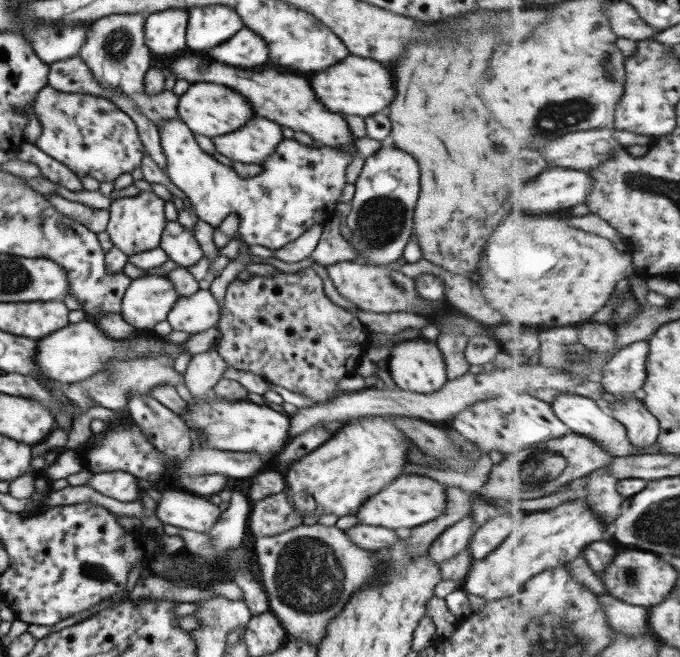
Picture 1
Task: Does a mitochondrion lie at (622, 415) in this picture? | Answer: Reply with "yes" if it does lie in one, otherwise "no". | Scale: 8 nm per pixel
no

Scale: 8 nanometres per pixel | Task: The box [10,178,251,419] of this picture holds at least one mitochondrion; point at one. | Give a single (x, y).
(111, 379)

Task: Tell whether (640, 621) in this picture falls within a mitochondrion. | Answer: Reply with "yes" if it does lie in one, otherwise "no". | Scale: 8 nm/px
no

